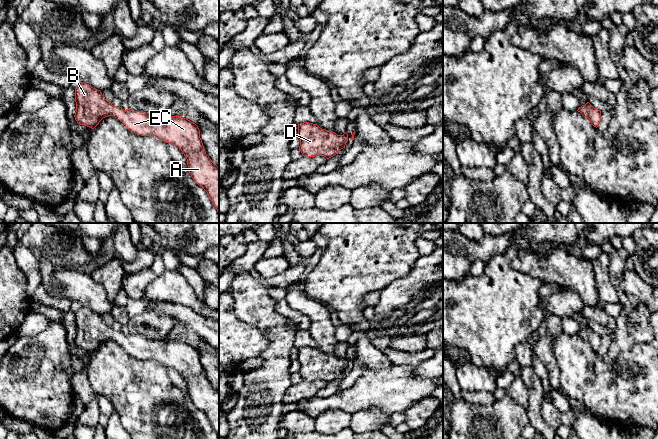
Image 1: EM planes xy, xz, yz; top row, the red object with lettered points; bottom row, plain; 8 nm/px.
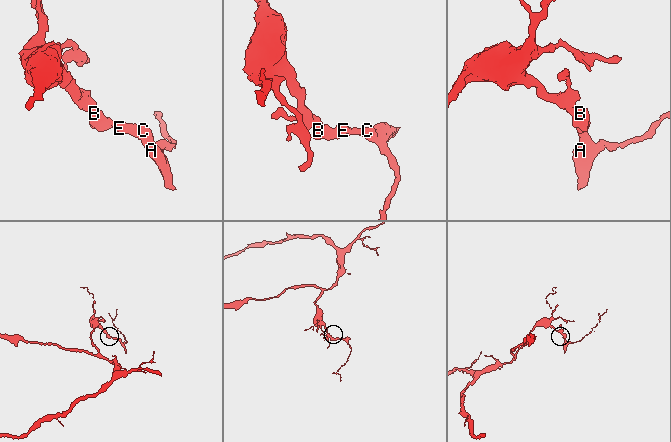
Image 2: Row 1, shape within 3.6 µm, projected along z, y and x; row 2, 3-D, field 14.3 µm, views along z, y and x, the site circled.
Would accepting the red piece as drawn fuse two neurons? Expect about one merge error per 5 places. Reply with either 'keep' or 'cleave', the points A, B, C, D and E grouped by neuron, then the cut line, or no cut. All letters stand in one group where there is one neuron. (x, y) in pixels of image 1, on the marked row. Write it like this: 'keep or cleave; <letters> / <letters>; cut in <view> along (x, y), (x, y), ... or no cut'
keep; A B C D E; no cut

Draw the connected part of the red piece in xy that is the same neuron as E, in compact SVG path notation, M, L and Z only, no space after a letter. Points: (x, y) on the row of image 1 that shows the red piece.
M84 82L75 89L75 102L74 117L80 125L94 129L103 118L114 116L130 132L155 136L178 146L187 159L189 174L207 192L219 214L219 166L206 154L195 123L180 116L148 116L142 111L113 106L100 90Z

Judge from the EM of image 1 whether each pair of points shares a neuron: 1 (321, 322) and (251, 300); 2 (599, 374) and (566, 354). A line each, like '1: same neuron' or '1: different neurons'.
1: different neurons
2: same neuron

